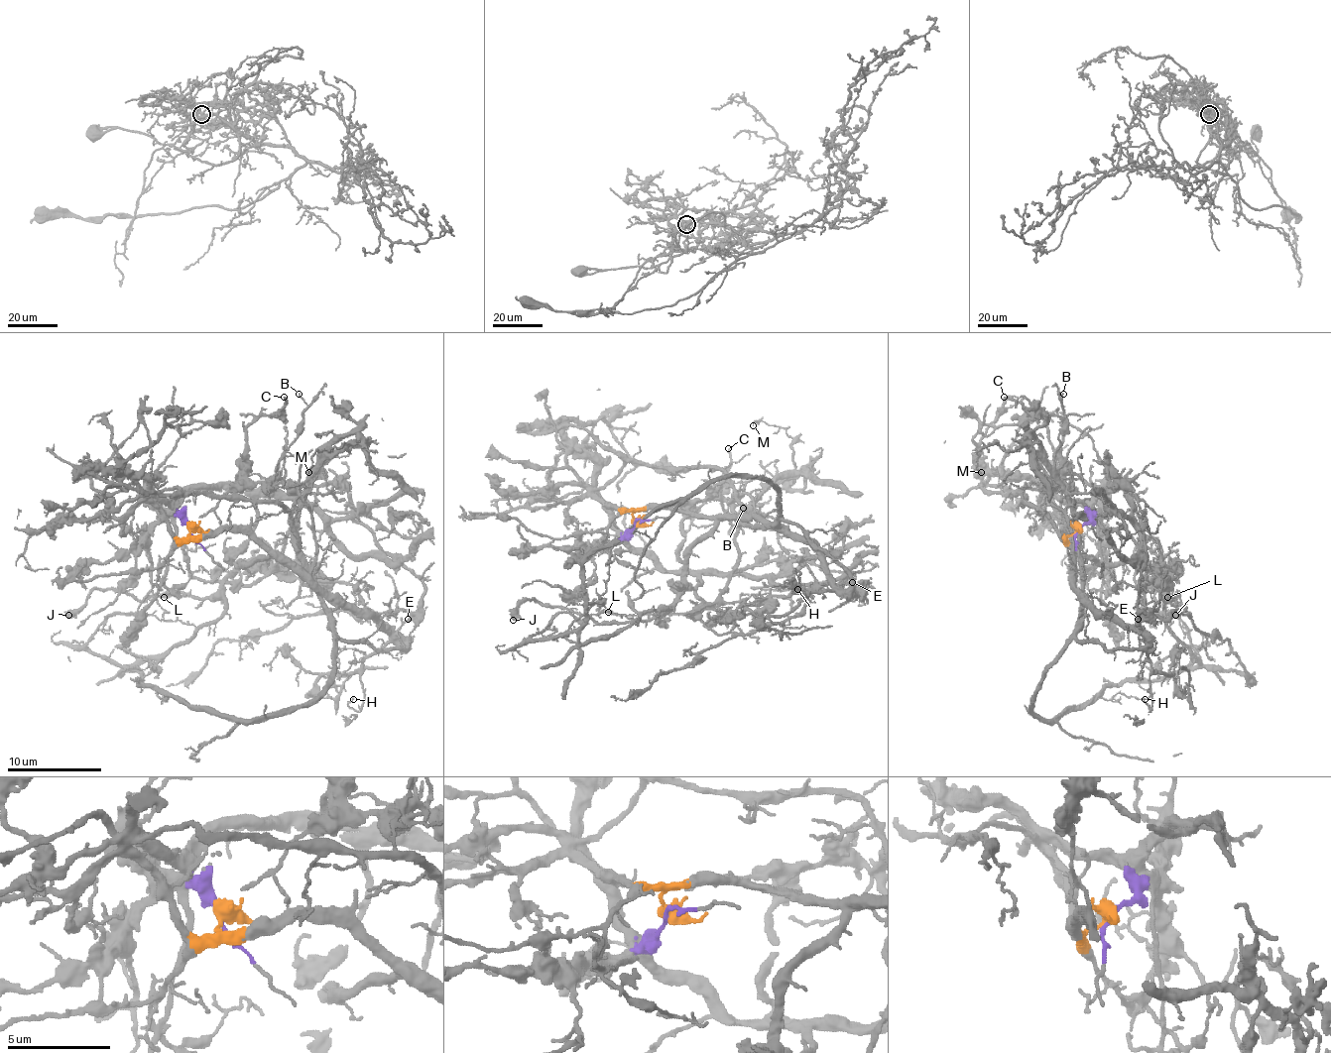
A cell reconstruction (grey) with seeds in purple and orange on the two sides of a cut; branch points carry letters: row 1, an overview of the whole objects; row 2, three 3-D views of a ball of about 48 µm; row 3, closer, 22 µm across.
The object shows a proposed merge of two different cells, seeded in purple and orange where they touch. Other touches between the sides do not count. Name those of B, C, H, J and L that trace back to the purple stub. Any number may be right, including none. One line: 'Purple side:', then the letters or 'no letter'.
Purple side: C

